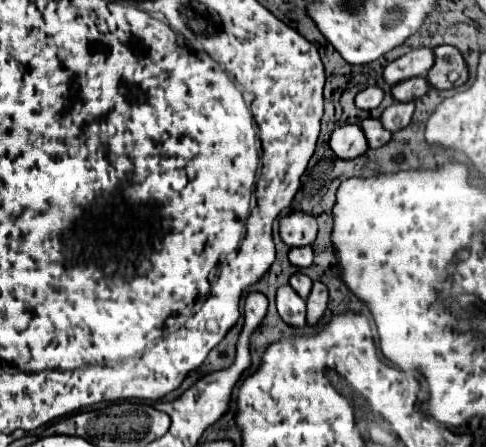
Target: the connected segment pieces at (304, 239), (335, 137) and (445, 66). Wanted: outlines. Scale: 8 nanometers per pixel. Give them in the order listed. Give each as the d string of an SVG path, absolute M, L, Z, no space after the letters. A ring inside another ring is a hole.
M292 210L280 218L280 236L288 246L304 246L316 240L316 218L302 210Z
M350 124L350 126L340 126L332 132L330 136L330 148L332 152L342 158L342 160L352 160L362 156L368 150L364 132L360 130L360 126Z
M436 46L434 68L430 68L426 80L436 90L450 90L450 82L464 84L468 80L468 70L460 52L454 46Z

